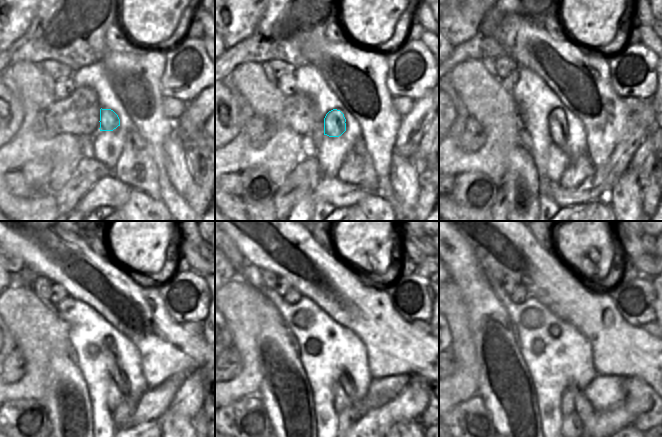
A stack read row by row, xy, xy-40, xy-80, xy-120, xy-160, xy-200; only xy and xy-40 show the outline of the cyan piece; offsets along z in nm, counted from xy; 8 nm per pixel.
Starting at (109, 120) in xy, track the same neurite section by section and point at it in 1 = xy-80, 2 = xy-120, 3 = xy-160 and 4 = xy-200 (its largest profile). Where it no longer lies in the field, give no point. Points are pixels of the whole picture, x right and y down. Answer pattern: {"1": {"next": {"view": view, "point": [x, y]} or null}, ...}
{"1": {"next": {"view": "xy-80", "point": [558, 128]}}, "2": {"next": {"view": "xy-120", "point": [119, 378]}}, "3": {"next": {"view": "xy-160", "point": [345, 380]}}, "4": {"next": {"view": "xy-200", "point": [585, 411]}}}

